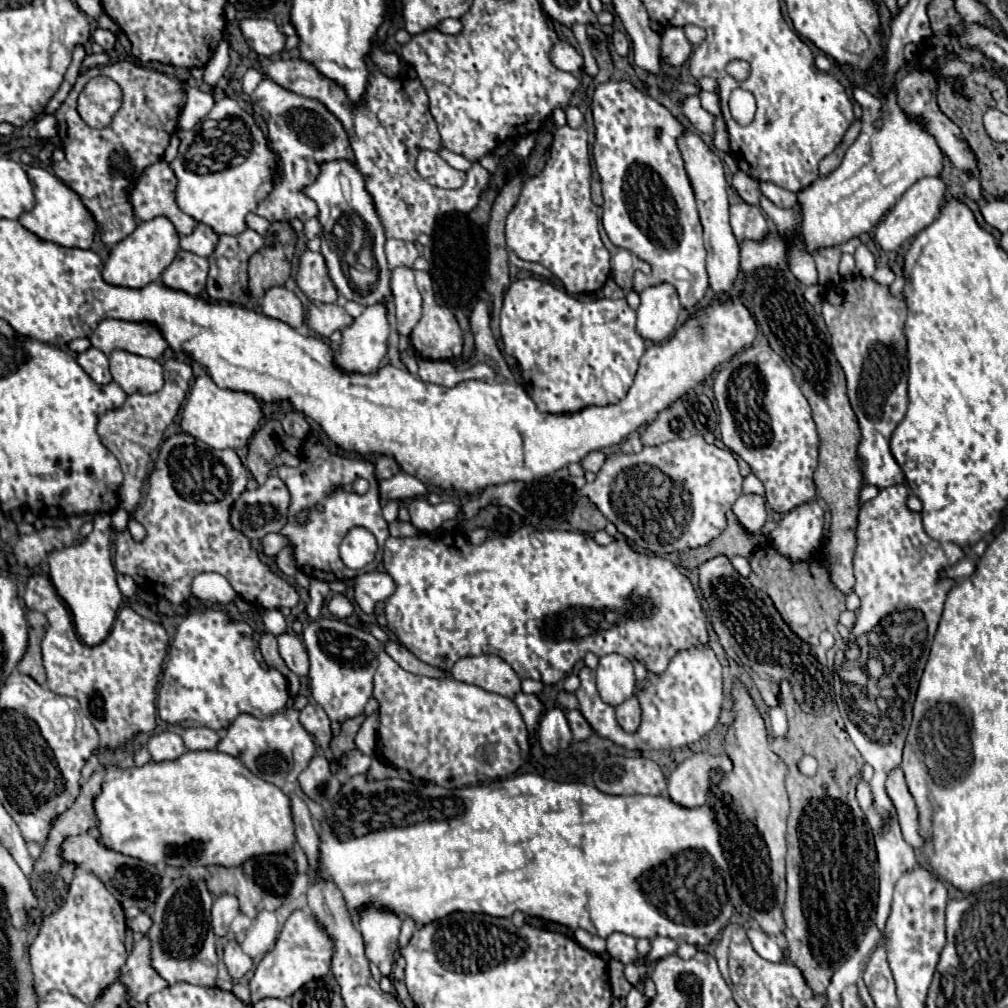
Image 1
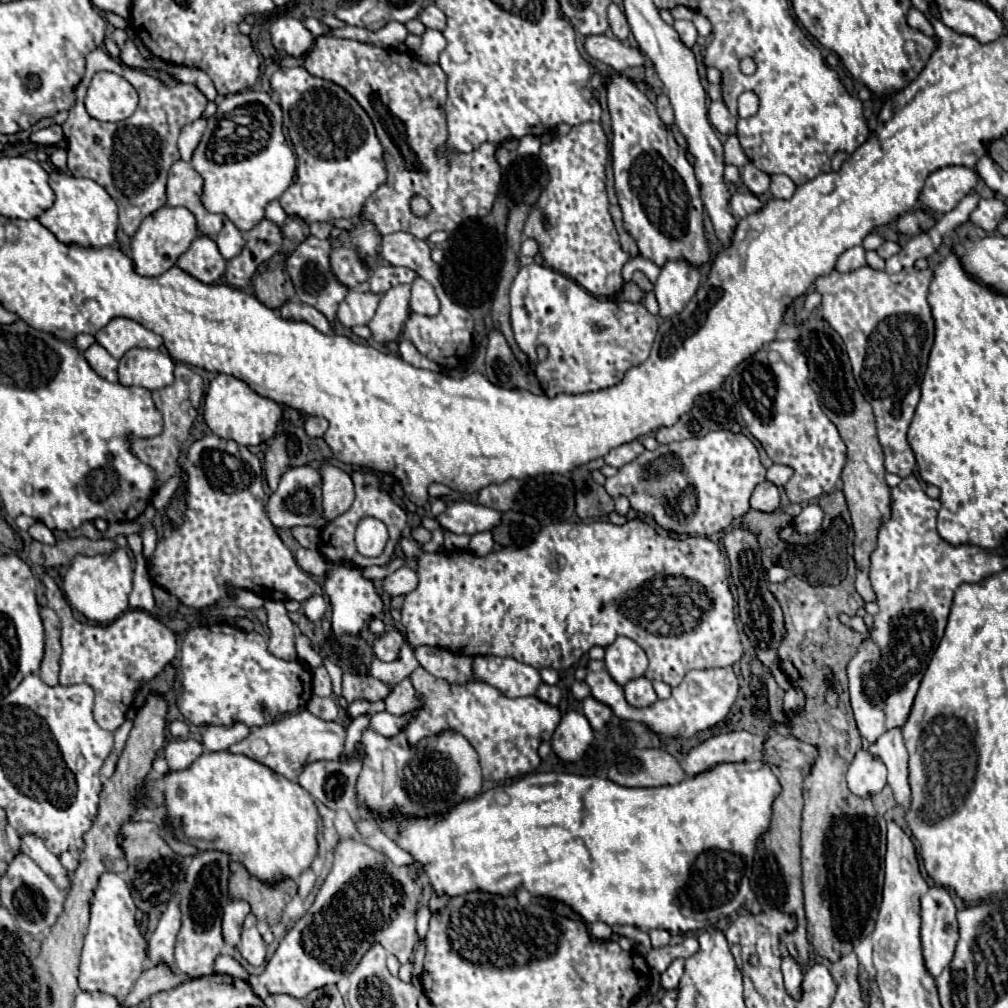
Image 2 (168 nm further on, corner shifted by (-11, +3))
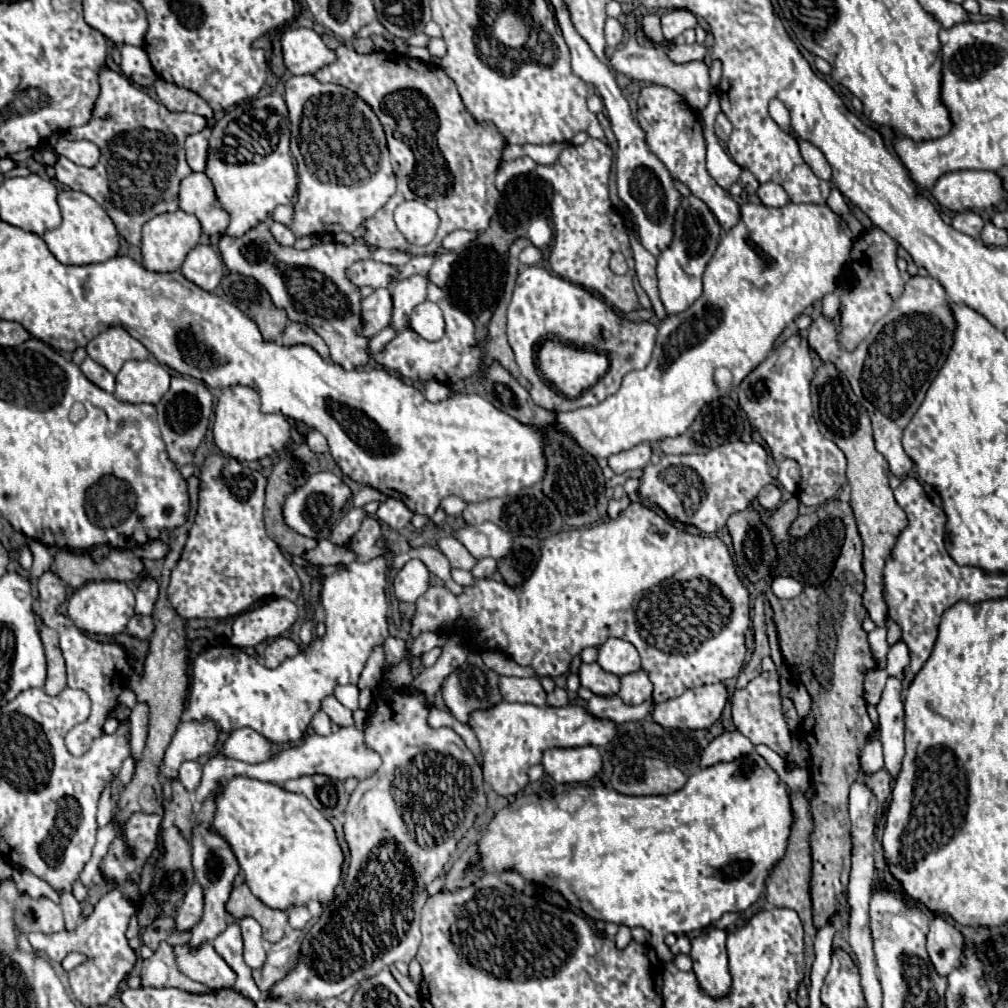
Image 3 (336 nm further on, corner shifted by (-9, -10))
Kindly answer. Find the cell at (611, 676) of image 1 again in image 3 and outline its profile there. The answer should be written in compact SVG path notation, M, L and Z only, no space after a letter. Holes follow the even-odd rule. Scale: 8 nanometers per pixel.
M607 639L601 647L599 647L599 659L597 663L601 665L603 671L613 673L617 677L621 675L629 675L633 671L641 669L641 659L637 649L623 639Z

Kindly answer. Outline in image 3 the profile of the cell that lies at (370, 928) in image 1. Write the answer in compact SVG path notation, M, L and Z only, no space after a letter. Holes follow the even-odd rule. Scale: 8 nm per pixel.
M387 689L385 695L381 699L377 699L377 709L369 715L369 723L367 723L367 729L365 729L365 745L371 749L371 751L377 751L381 755L381 767L367 779L361 779L359 785L355 787L355 791L351 793L351 799L349 799L349 805L347 805L347 811L345 811L345 827L343 827L343 837L345 837L345 843L349 847L349 869L347 869L347 875L345 875L345 881L343 881L343 887L345 891L337 897L339 901L331 901L319 921L309 929L309 933L305 935L303 943L301 943L301 949L299 949L299 959L295 963L295 967L281 979L277 981L273 987L271 987L271 993L269 997L271 999L277 999L277 997L283 997L283 995L303 995L305 999L309 1001L325 1001L329 997L339 997L343 991L347 991L349 987L357 985L363 977L375 973L375 971L381 971L397 961L403 961L403 963L409 963L417 949L419 949L419 943L421 943L421 931L419 931L419 915L421 915L421 909L427 901L427 891L425 891L425 879L435 879L441 871L443 871L443 865L451 859L451 855L455 853L457 849L457 843L463 839L463 835L467 833L467 829L473 825L475 817L479 813L485 811L487 803L485 803L485 785L483 785L483 777L481 777L481 765L477 763L475 755L467 749L467 745L463 743L463 739L453 731L453 729L447 729L447 727L441 727L441 729L431 729L427 725L427 705L423 703L423 697L415 697L411 695L409 691L393 691L393 689Z

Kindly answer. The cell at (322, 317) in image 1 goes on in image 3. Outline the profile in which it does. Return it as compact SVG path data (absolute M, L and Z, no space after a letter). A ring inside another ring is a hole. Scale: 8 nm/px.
M375 289L367 299L361 301L361 335L373 337L383 327L389 325L391 319L391 295L387 289Z

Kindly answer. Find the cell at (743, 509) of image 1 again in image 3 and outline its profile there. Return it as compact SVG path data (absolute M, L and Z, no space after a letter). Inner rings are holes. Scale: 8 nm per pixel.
M765 485L761 491L759 491L759 505L765 509L765 511L775 511L779 501L781 501L781 491L777 485Z

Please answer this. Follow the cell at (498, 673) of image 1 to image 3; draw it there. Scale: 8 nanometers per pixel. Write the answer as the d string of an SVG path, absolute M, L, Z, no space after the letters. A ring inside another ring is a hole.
M499 677L499 691L511 703L545 705L545 691L537 677Z

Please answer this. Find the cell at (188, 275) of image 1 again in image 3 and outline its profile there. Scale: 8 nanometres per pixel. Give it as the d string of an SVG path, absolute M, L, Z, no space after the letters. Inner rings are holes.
M199 243L195 249L189 251L181 273L197 287L205 291L215 291L223 277L223 261L209 245Z

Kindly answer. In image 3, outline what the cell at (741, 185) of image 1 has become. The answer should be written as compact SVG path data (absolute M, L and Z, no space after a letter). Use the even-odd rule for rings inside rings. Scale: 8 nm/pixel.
M743 171L743 175L741 175L741 185L743 185L743 189L747 191L747 195L755 195L755 193L757 193L757 187L759 187L759 181L757 181L749 171Z

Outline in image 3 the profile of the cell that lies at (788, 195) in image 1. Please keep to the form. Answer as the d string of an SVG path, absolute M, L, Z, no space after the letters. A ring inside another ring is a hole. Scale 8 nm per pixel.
M763 183L757 191L759 199L769 205L769 207L783 207L789 203L789 195L785 193L785 189L777 183Z

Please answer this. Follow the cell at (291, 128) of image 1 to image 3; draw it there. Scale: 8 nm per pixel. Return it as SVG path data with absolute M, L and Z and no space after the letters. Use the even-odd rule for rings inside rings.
M313 75L285 81L291 121L291 155L297 161L297 201L289 229L297 239L321 233L353 233L395 193L385 133L371 107L353 91L319 83Z

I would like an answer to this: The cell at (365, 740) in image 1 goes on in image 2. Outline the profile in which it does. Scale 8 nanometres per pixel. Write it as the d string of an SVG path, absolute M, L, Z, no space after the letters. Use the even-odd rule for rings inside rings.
M405 678L397 686L393 686L389 696L385 698L385 704L387 704L387 712L397 714L397 716L405 714L413 708L419 708L421 700L417 698L415 688L411 686L411 678Z

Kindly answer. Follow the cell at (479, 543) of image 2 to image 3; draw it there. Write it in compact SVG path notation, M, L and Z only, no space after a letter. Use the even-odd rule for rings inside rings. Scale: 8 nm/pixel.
M485 557L485 559L479 559L479 561L477 561L477 565L473 567L471 573L473 573L473 577L491 577L495 569L497 569L495 559Z

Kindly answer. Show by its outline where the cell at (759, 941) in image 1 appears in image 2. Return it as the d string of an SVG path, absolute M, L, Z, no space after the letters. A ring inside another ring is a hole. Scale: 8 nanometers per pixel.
M791 956L783 958L783 978L785 978L787 994L795 1000L801 1000L801 978L803 978L803 974Z

